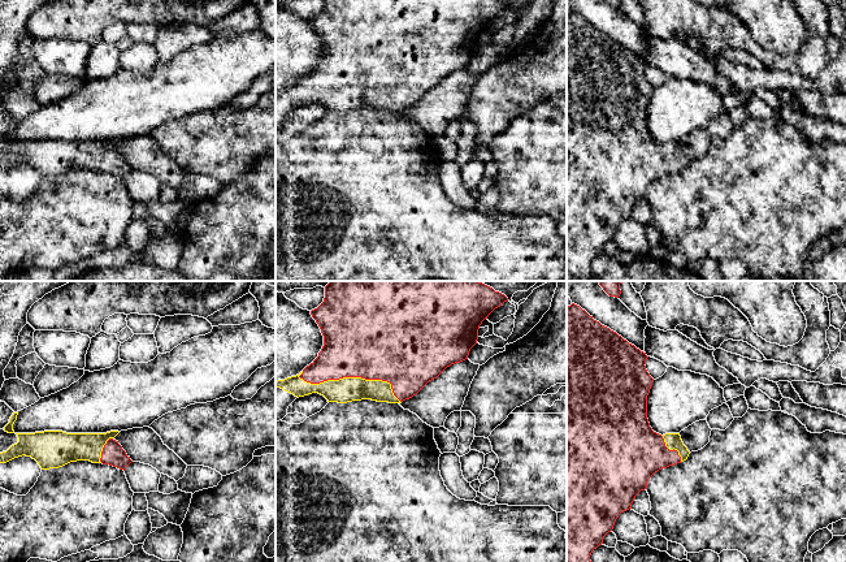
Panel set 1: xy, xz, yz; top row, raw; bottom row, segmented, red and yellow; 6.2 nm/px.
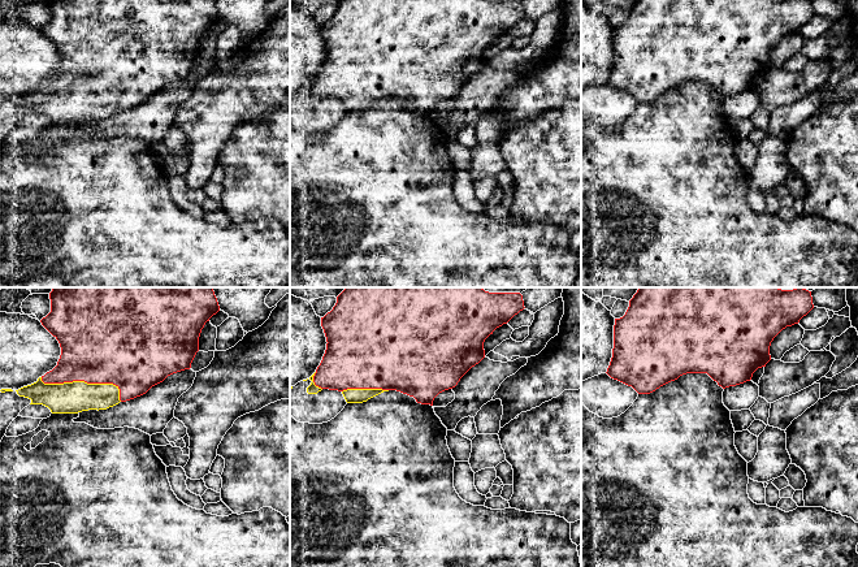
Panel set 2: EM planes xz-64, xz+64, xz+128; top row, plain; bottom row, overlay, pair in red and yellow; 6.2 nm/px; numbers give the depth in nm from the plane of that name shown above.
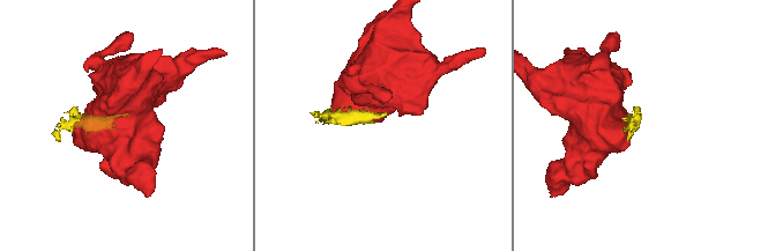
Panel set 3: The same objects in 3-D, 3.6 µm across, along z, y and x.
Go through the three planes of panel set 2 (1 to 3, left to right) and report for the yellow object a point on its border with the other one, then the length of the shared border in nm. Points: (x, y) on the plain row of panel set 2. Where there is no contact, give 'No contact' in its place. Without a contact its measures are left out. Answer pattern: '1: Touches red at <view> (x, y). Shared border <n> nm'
1: Touches red at xz-64 (85, 90). Shared border 500 nm
2: Touches red at xz+64 (364, 96). Shared border 280 nm
3: No contact

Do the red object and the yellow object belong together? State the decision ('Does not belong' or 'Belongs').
Belongs

